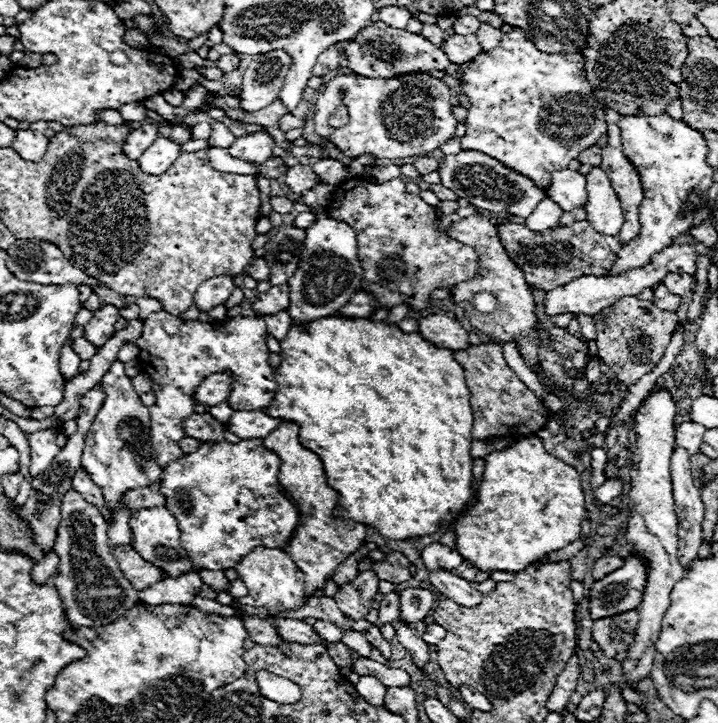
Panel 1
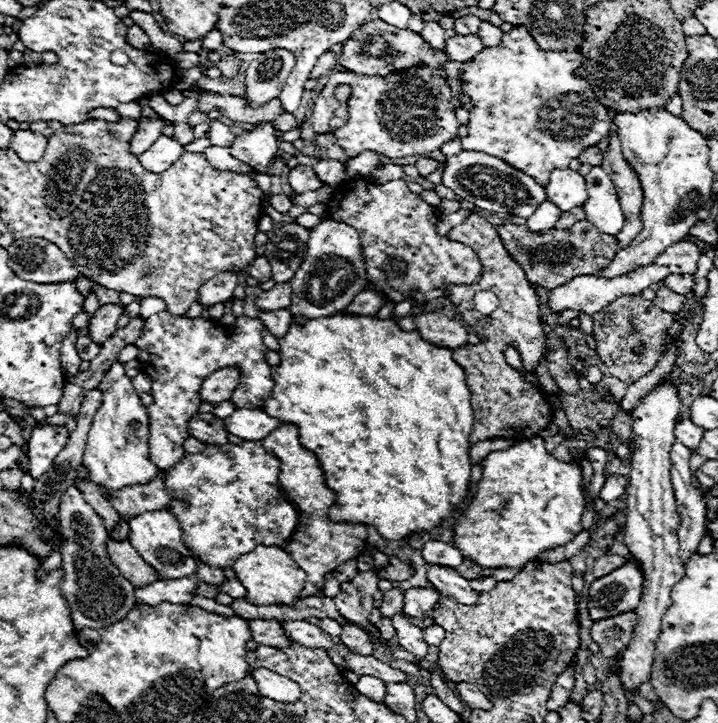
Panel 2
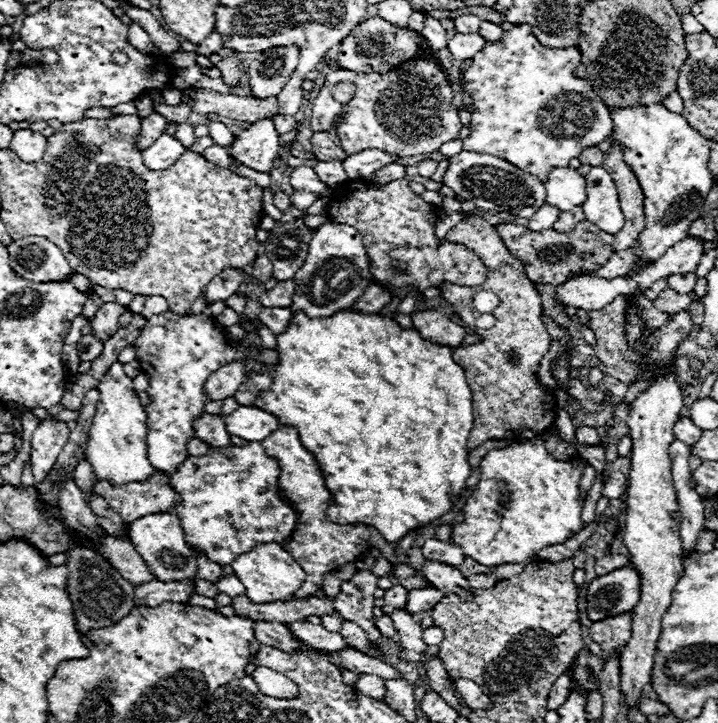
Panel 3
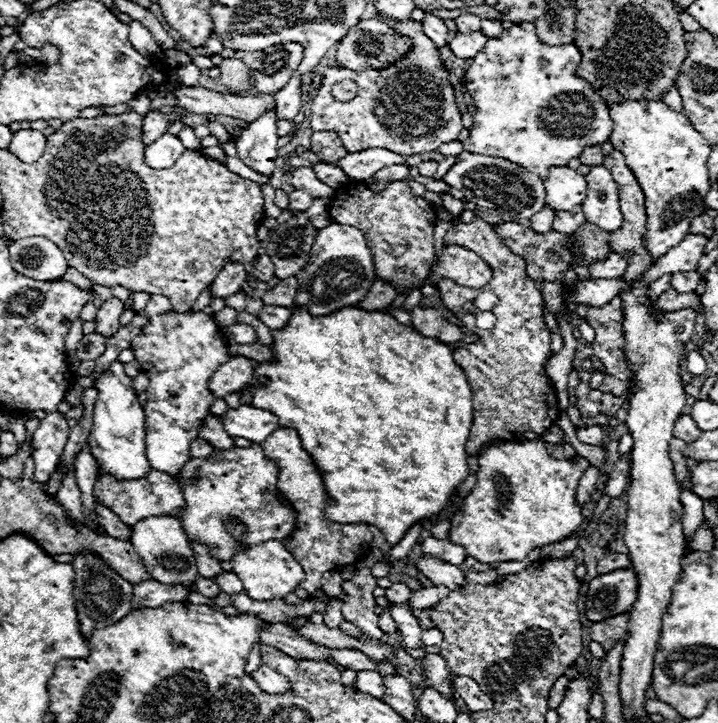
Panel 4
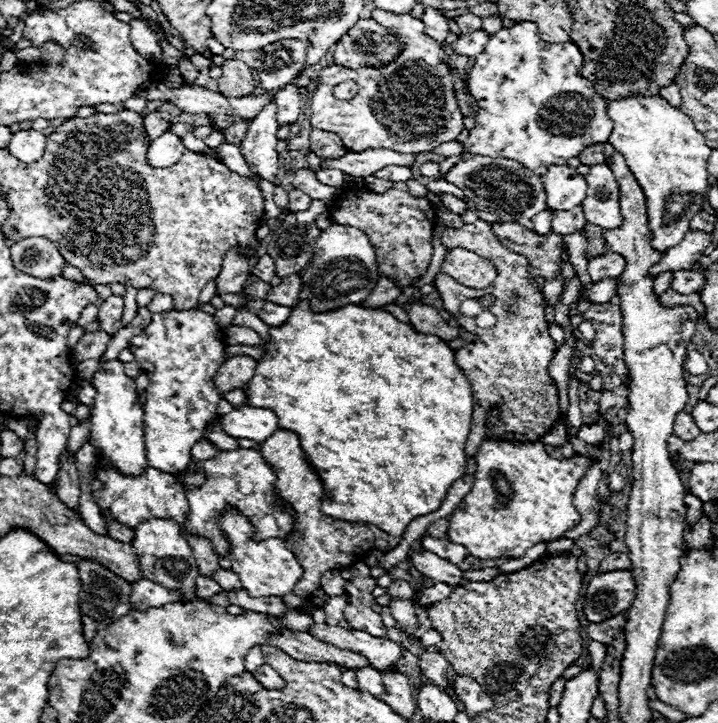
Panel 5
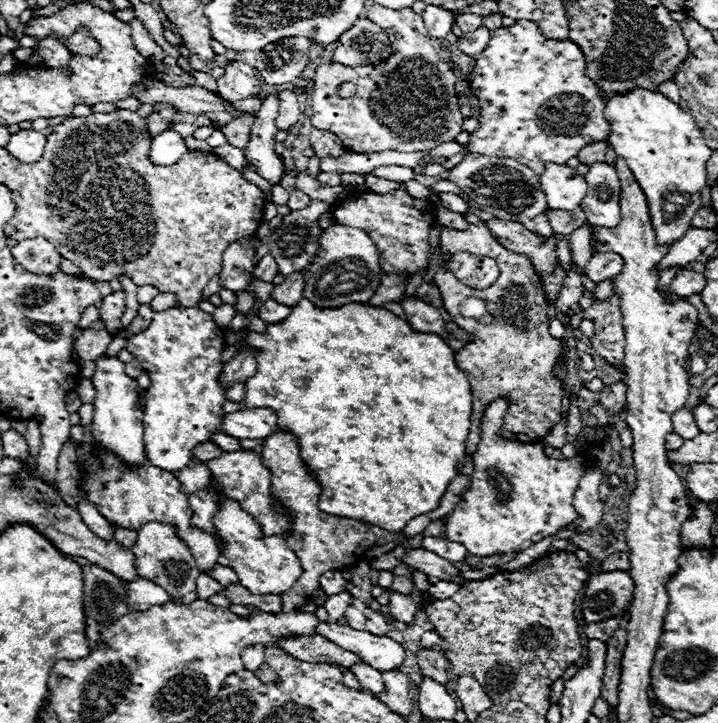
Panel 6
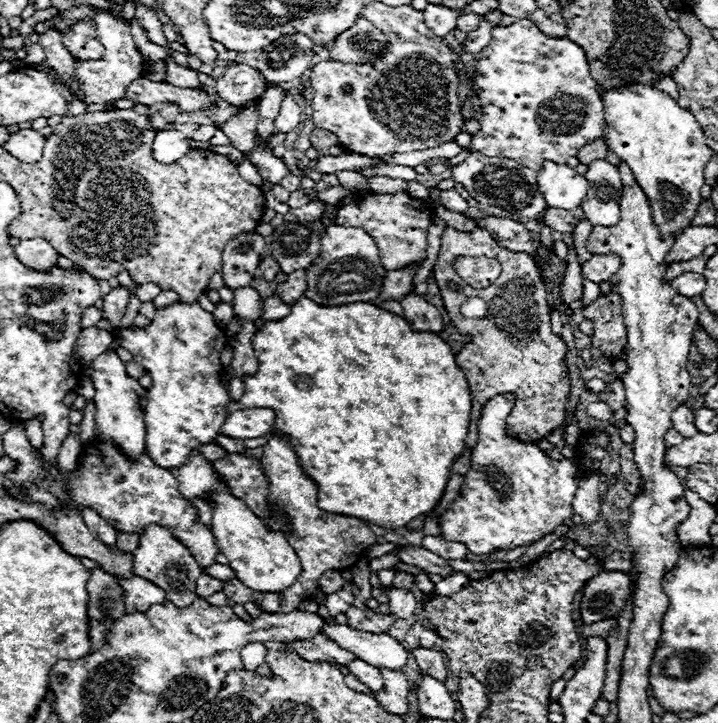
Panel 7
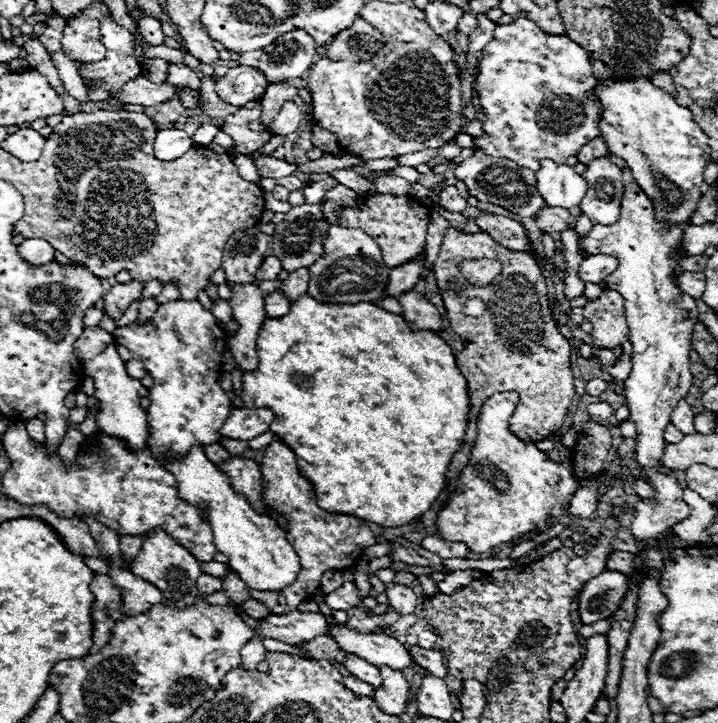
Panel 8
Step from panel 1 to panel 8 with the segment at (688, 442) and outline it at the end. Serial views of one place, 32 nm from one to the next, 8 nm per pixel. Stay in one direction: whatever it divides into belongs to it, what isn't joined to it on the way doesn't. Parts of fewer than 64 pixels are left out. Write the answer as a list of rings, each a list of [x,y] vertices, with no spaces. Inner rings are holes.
[[[682,400],[682,402],[674,408],[674,412],[672,412],[672,424],[674,424],[680,432],[684,432],[684,436],[696,434],[696,430],[694,430],[694,412],[692,412],[692,408],[690,408],[690,404],[688,404],[686,400]]]

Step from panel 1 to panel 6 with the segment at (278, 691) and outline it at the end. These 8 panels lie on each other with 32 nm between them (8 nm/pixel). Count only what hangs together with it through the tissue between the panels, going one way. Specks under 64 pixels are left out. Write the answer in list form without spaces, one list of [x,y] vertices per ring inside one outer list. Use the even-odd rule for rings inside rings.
[[[264,663],[254,672],[263,683],[276,683],[278,682],[278,676],[275,672],[269,668],[269,665]]]

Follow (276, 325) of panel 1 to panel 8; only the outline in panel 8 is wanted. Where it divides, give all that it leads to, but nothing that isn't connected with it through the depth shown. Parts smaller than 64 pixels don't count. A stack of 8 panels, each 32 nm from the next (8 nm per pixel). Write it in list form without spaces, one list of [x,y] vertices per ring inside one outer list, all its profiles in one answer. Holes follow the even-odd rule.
[[[276,290],[266,296],[264,308],[266,308],[266,318],[278,318],[284,316],[284,312],[290,308],[290,302]]]

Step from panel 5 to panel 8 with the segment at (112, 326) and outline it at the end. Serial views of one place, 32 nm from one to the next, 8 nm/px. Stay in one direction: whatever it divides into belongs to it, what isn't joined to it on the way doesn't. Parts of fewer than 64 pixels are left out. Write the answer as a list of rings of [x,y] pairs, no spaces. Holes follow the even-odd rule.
[[[132,280],[130,284],[116,284],[112,290],[104,296],[104,314],[108,314],[112,320],[118,320],[120,314],[130,306],[132,300],[140,298],[140,290],[144,288],[142,282]]]

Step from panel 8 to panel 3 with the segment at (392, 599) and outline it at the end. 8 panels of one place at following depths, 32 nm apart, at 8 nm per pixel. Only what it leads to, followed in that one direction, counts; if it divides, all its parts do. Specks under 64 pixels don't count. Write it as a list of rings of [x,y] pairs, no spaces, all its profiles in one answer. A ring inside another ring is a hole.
[[[402,608],[392,614],[394,628],[398,630],[398,642],[404,650],[414,650],[418,654],[426,654],[426,644],[422,640],[422,628],[412,620],[412,616]]]

